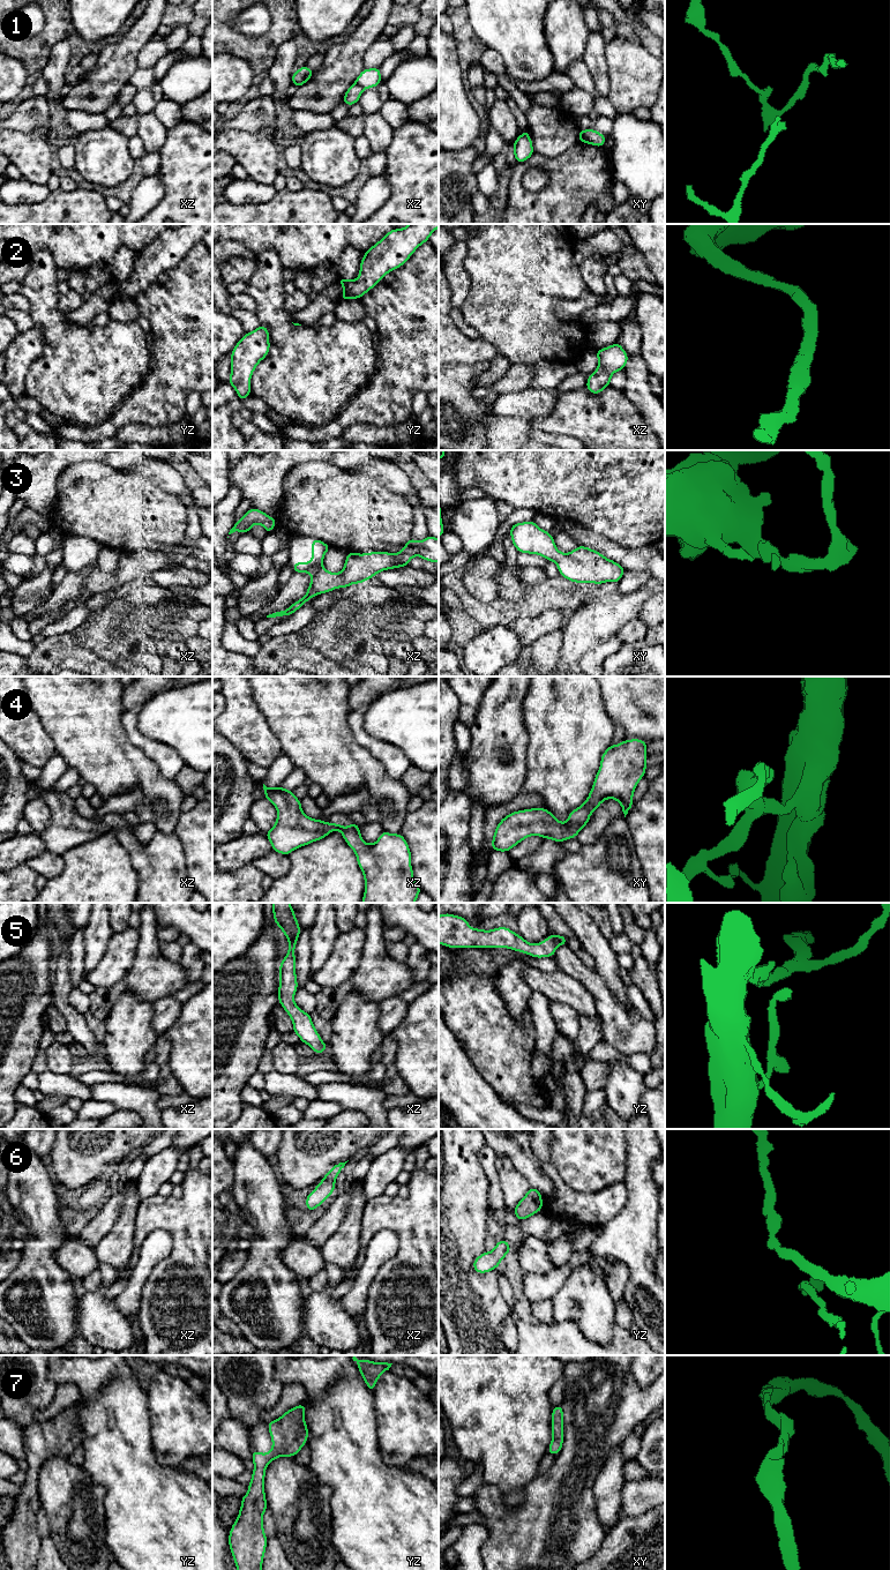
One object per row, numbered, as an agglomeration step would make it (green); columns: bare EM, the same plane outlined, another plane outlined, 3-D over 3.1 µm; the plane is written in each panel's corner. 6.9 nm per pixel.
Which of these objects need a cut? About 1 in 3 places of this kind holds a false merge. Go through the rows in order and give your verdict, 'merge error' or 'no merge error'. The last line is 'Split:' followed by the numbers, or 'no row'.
1: merge error
2: no merge error
3: no merge error
4: no merge error
5: no merge error
6: no merge error
7: no merge error
Split: 1

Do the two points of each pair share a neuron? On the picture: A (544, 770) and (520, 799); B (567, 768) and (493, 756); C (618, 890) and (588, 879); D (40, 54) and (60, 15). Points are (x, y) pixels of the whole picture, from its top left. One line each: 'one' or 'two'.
A: two
B: two
C: one
D: one

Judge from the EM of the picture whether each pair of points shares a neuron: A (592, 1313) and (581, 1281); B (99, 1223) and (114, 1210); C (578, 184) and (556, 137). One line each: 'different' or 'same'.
A: same
B: same
C: different

